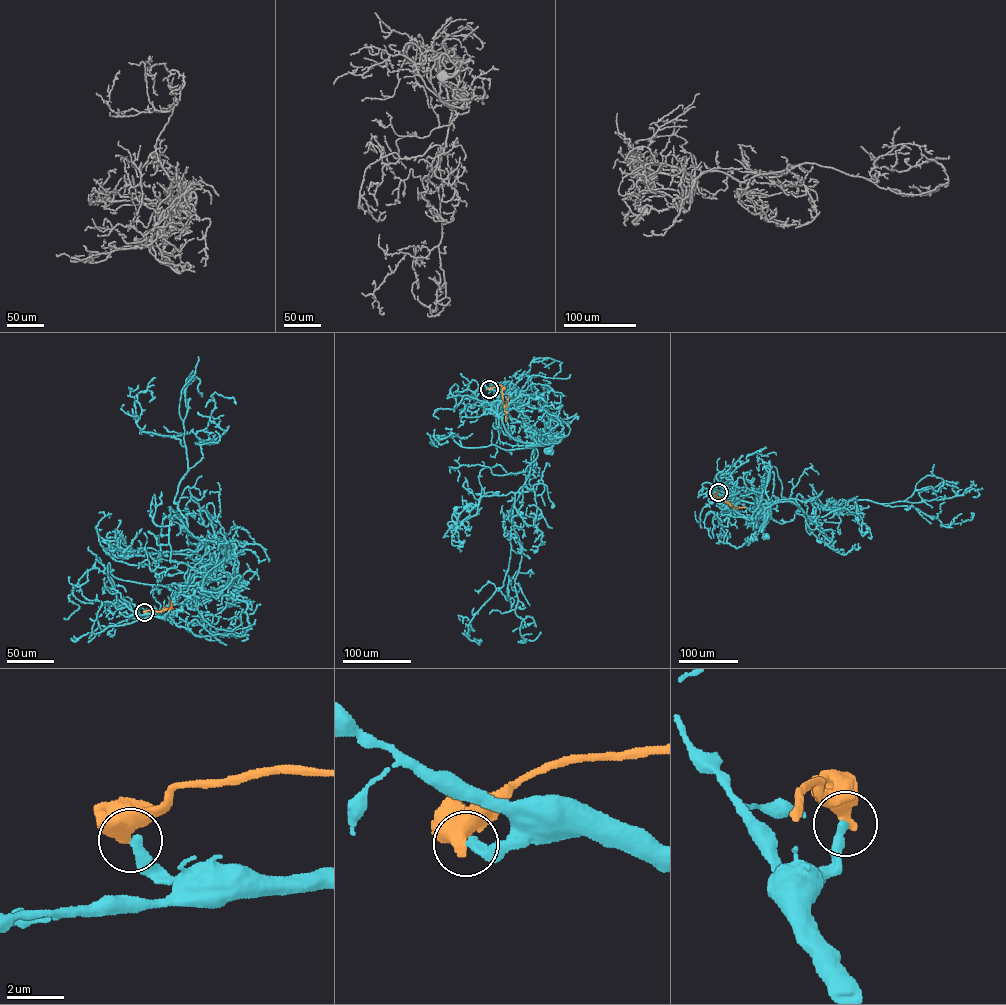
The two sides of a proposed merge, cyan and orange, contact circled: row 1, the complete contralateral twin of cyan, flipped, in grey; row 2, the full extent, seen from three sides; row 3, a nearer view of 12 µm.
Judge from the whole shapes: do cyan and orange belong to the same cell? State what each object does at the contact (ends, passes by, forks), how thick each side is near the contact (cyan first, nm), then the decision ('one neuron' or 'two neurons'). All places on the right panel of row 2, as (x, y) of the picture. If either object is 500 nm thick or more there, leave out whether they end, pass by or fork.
calibres 360 and 550 nm; two neurons

